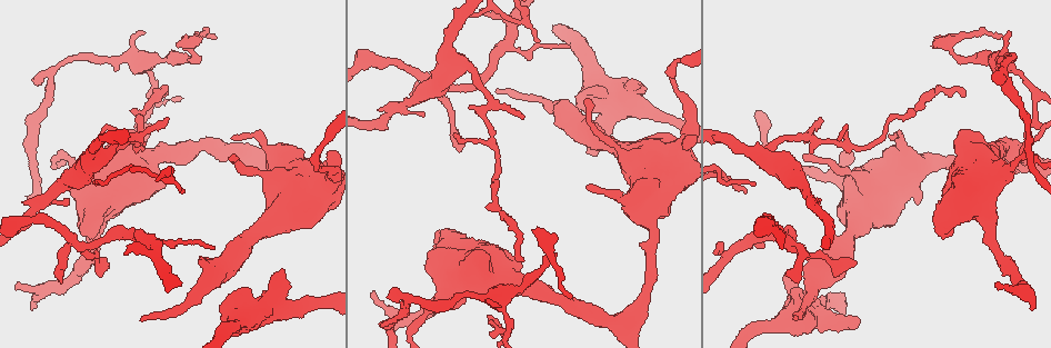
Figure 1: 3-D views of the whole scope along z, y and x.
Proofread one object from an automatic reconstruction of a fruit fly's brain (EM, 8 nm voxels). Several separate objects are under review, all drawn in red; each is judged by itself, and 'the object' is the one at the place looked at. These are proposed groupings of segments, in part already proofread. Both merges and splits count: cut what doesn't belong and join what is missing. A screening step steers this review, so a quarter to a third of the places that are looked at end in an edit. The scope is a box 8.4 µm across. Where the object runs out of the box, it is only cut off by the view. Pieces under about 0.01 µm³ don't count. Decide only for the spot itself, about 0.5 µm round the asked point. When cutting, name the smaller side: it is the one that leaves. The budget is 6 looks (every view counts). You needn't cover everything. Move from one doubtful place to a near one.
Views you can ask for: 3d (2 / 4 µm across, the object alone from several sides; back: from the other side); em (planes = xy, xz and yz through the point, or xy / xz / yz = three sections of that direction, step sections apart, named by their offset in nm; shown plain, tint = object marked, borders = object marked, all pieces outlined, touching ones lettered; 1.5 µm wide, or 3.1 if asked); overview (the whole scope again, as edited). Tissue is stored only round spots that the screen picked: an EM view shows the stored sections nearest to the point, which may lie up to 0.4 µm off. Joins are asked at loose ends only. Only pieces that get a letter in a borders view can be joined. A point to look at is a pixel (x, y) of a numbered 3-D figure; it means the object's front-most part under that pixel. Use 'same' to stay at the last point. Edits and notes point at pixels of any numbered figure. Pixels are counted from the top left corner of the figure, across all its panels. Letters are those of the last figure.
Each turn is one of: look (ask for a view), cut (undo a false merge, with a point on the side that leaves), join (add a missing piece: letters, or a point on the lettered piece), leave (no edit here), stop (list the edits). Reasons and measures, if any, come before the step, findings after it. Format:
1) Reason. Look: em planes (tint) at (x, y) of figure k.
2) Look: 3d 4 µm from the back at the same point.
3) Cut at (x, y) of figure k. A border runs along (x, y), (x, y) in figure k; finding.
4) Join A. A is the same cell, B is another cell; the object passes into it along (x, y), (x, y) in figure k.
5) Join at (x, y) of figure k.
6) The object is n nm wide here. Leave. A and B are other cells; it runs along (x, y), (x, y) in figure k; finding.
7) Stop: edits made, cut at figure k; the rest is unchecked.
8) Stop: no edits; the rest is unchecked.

Look: em planes (tint) at (589, 184) of figure 1.

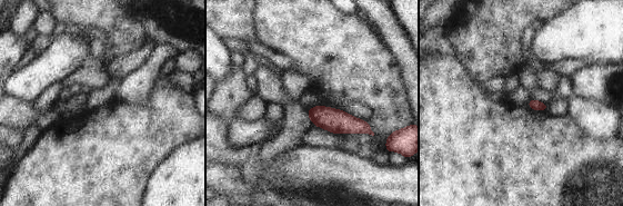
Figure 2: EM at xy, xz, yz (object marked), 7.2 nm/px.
Look: em planes (borders) at the same point.

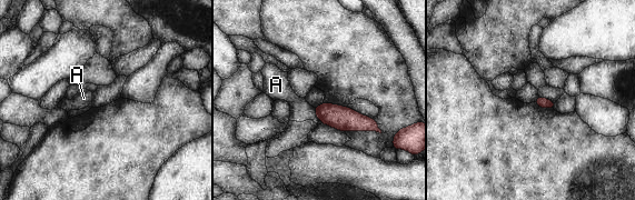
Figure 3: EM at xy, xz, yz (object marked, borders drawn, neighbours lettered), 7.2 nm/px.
Leave. A is another cell; none of them fits.

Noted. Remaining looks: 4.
Look: 3d 2 µm at (37, 83) of figure 1.

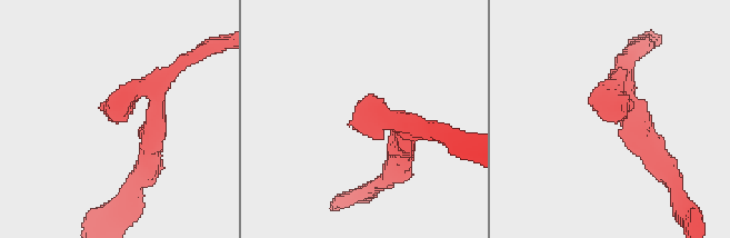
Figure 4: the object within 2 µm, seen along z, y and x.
Look: em xy step 4 (tint) at (607, 121) of figure 4.

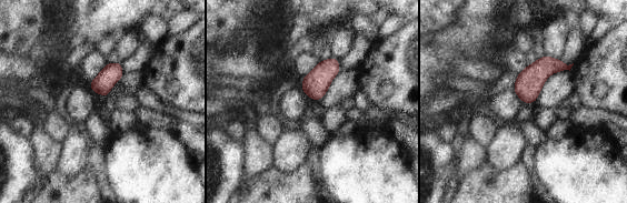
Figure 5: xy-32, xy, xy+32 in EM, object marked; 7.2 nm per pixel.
Another direction. Look: em planes (borders) at the same point.

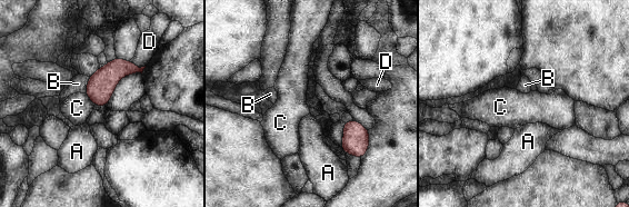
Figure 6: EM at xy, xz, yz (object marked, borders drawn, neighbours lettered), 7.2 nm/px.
The longest contact is with B, 130 nm. Leave. A, B, C and D are other cells; none of them fits.

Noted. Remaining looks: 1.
Narrows sharply. Look: em planes (borders) at (558, 298) of figure 1.

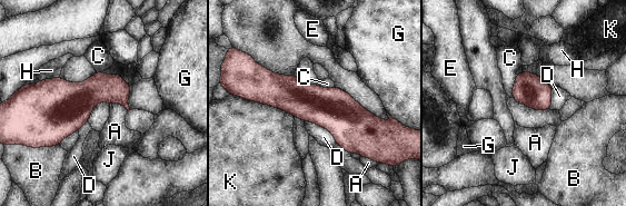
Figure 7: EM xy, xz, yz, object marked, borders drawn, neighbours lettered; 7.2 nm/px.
The object is 200 nm wide here. Leave. A, B, C, D, E, G, H, J and K are other cells; it runs along (248, 96), (378, 121) in figure 7; continuous, no second neuron.

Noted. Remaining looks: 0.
Stop: no edits; the rest is unchecked.

